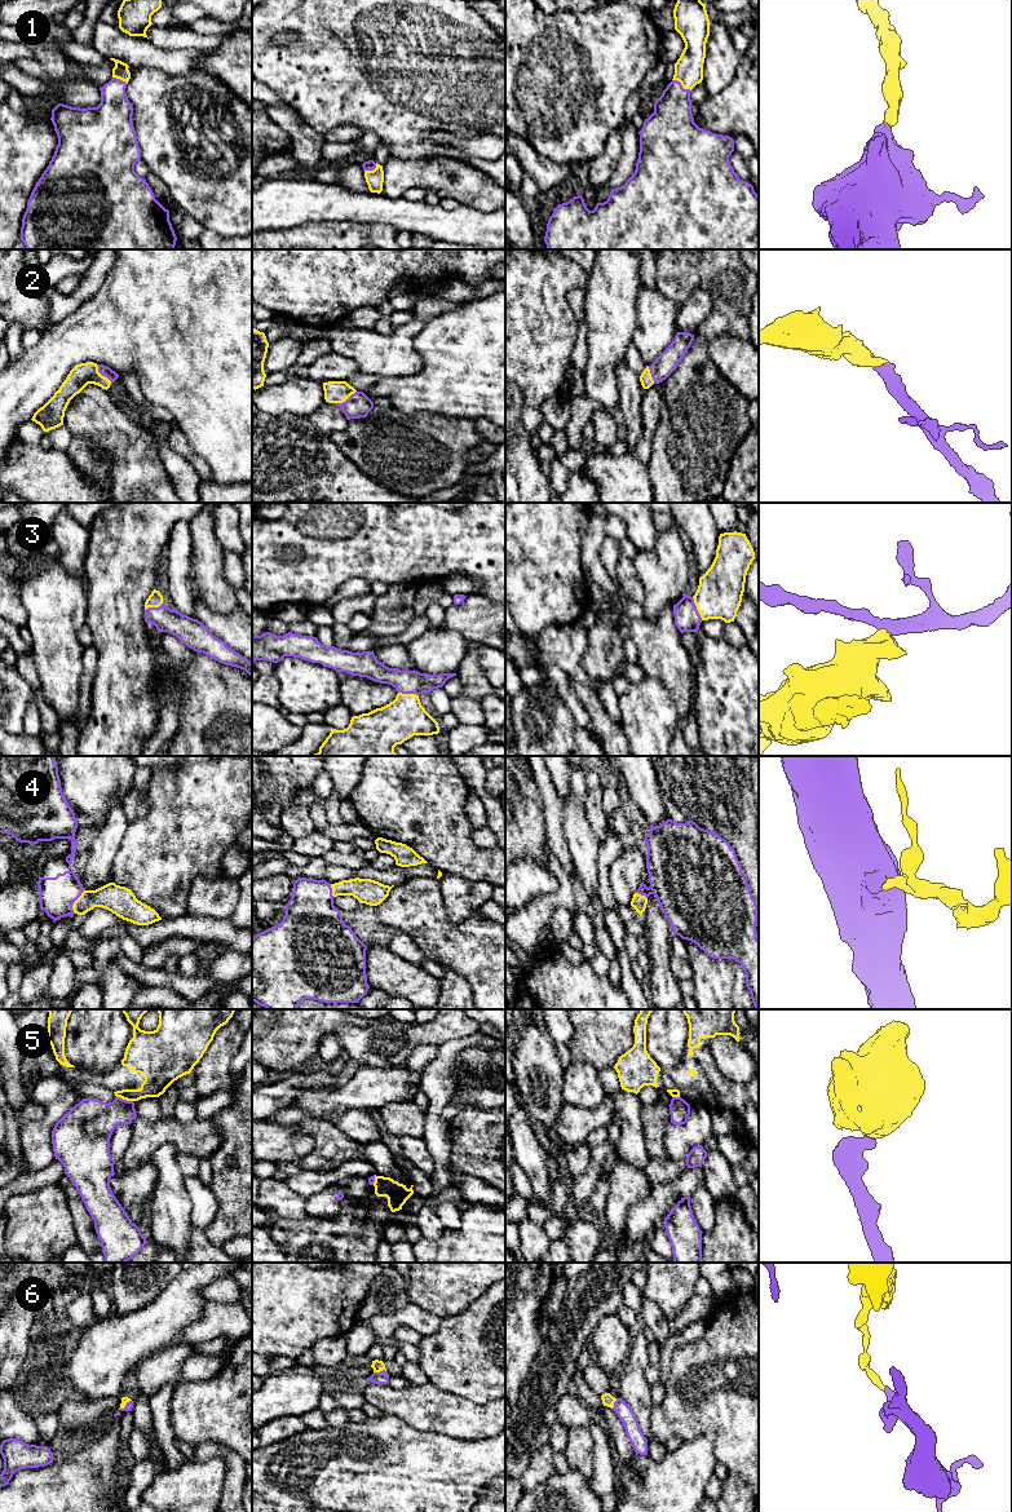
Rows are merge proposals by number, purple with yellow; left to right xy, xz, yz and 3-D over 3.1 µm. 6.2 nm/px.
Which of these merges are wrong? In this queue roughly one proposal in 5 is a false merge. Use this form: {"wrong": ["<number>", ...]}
{"wrong": ["5"]}

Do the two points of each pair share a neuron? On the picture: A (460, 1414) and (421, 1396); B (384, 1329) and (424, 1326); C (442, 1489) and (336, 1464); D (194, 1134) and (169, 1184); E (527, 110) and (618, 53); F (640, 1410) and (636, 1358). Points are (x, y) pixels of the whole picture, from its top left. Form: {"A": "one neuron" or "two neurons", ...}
{"A": "one neuron", "B": "one neuron", "C": "one neuron", "D": "two neurons", "E": "one neuron", "F": "one neuron"}

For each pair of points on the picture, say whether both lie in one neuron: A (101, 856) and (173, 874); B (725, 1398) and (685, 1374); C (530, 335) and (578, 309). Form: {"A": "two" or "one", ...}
{"A": "two", "B": "one", "C": "two"}

